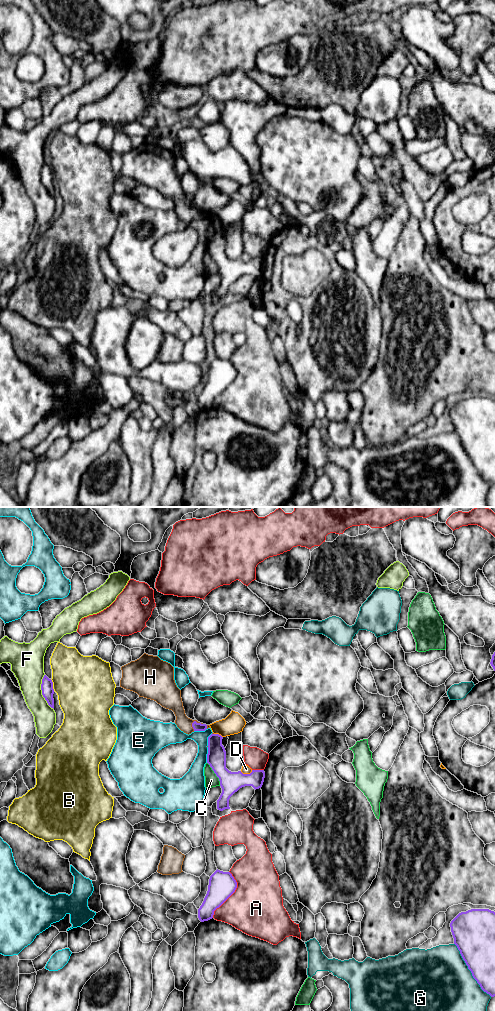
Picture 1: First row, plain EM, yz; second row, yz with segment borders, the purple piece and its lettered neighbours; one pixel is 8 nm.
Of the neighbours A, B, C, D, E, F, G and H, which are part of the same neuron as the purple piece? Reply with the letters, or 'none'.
H

